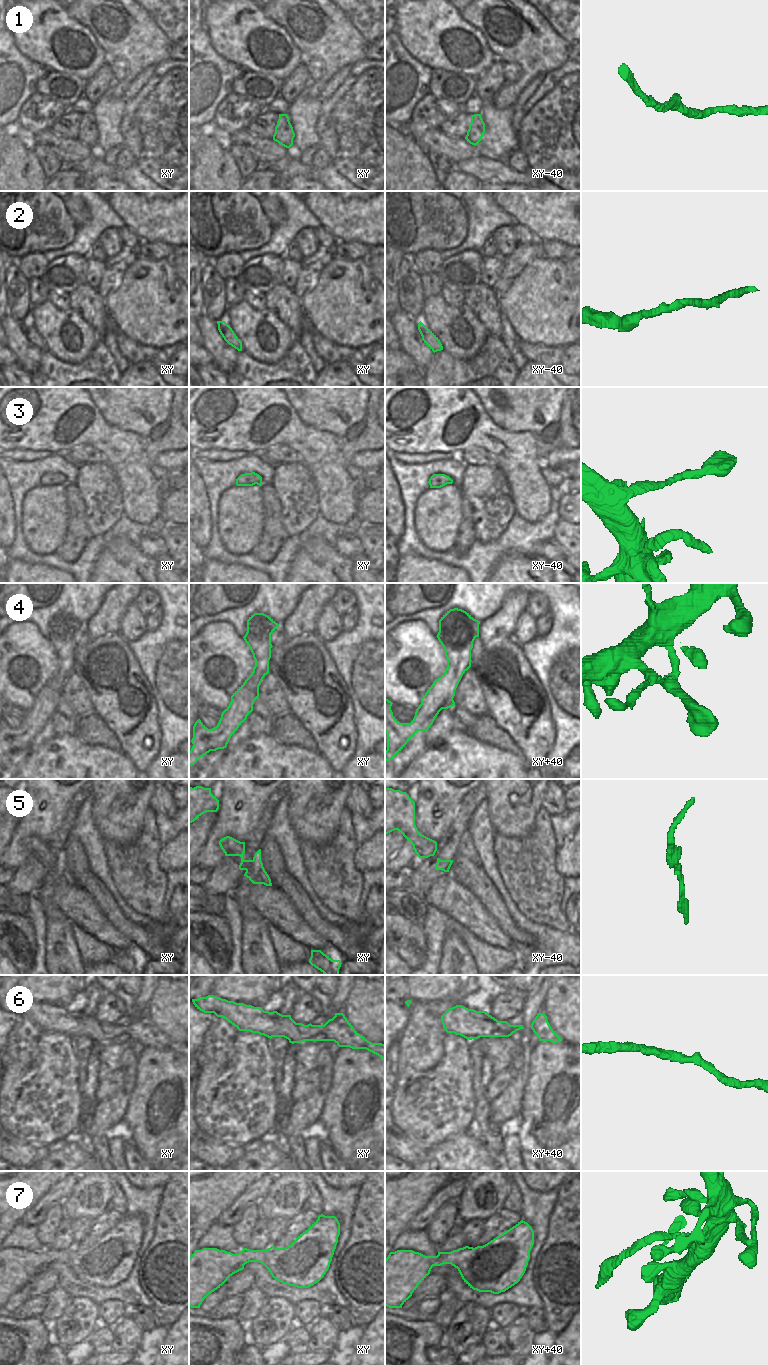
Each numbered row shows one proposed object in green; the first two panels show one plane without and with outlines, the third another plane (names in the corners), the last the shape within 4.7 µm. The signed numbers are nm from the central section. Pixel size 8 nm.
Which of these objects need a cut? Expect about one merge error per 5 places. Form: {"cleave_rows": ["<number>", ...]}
{"cleave_rows": []}

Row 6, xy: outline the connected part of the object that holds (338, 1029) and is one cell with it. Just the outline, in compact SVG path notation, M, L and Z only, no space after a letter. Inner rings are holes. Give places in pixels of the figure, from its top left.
M214 995L192 999L192 1002L200 1011L214 1013L217 1017L226 1019L239 1031L258 1033L270 1039L284 1037L292 1044L334 1041L339 1047L366 1049L385 1062L385 1045L372 1043L360 1035L343 1013L335 1013L324 1025L304 1025L296 1023L291 1015L264 1011L261 1007L228 1001Z

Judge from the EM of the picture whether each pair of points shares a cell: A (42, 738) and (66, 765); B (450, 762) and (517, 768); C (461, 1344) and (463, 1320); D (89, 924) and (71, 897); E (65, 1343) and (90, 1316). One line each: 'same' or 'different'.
A: different
B: same
C: same
D: same
E: same

